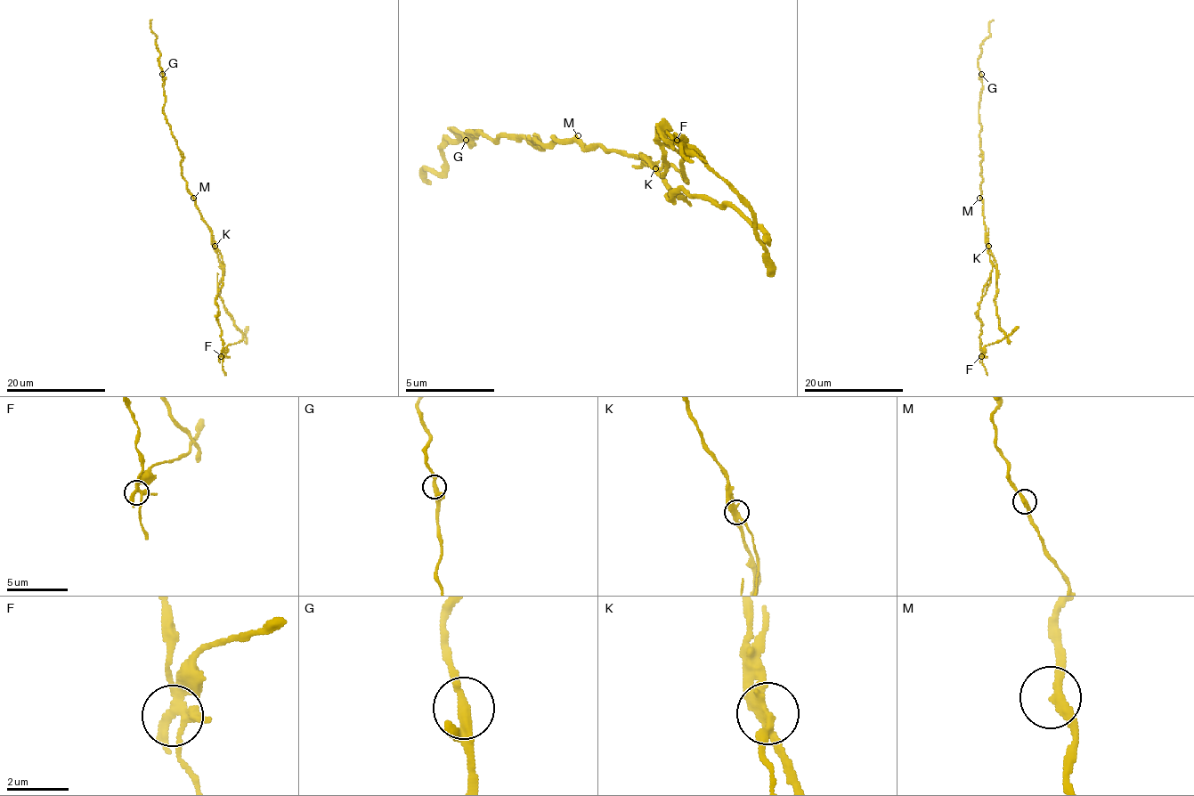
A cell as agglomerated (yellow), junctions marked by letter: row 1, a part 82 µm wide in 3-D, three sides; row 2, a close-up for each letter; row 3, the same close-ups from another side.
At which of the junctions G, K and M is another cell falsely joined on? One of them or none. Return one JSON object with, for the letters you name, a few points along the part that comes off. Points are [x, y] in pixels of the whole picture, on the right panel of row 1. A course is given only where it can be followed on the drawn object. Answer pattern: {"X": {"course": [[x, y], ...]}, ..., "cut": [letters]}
{"K": {"course": [[988, 245], [992, 265], [978, 309], [981, 345], [985, 347], [1001, 341], [1019, 327]]}, "cut": ["K"]}

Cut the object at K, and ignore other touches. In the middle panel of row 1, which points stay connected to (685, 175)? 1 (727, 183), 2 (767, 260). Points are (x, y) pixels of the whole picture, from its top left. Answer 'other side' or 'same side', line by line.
1: same side
2: same side

